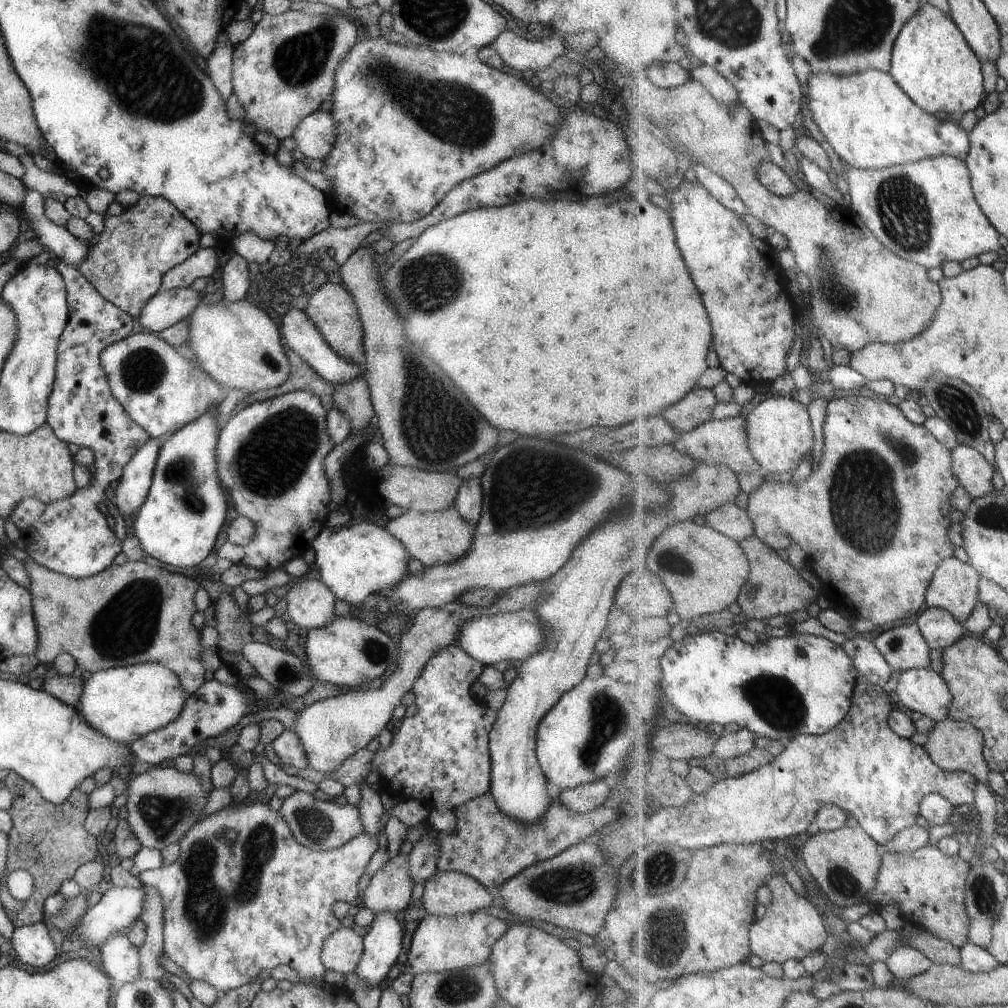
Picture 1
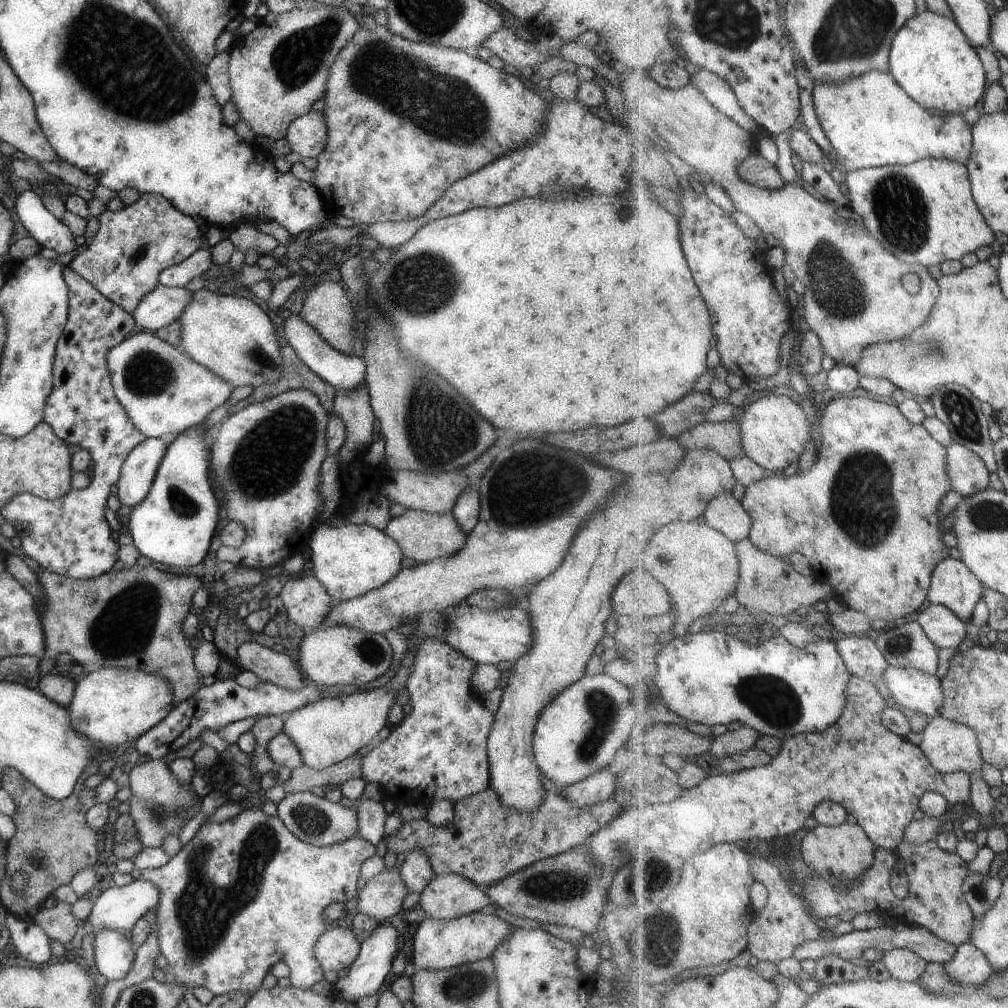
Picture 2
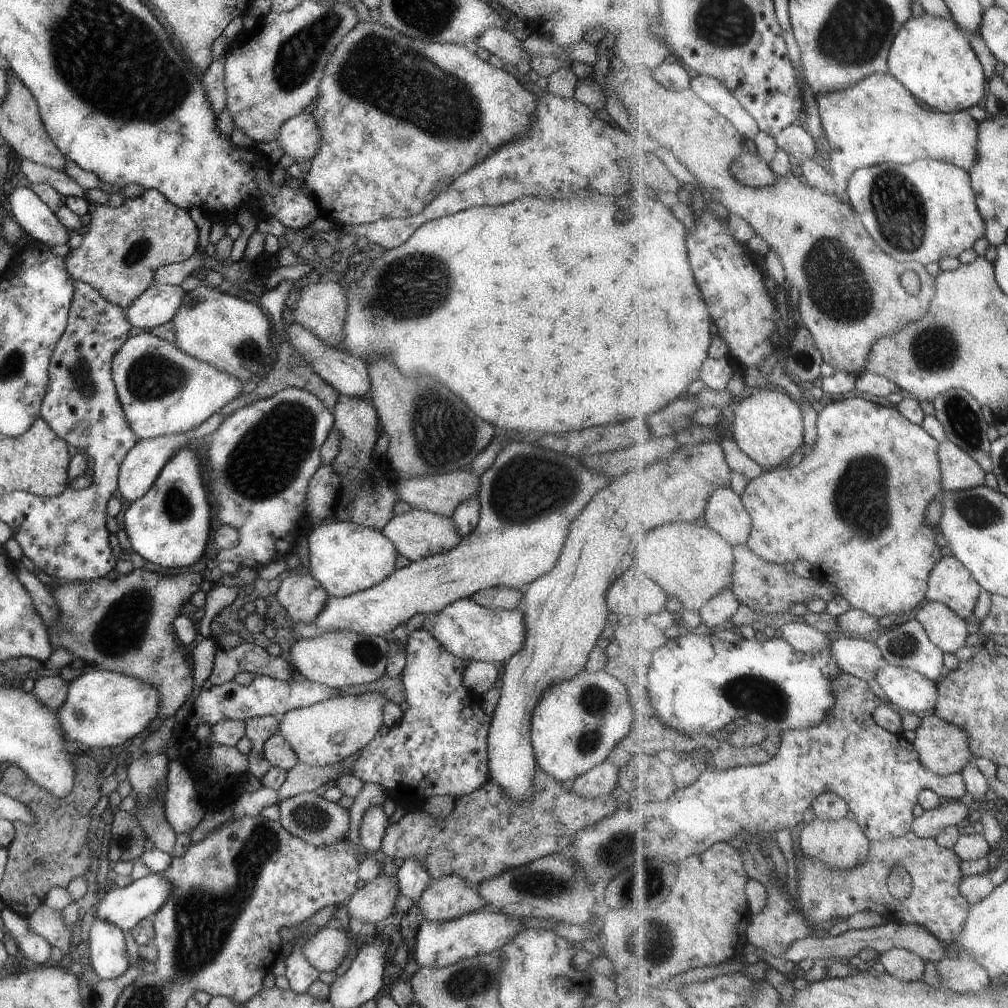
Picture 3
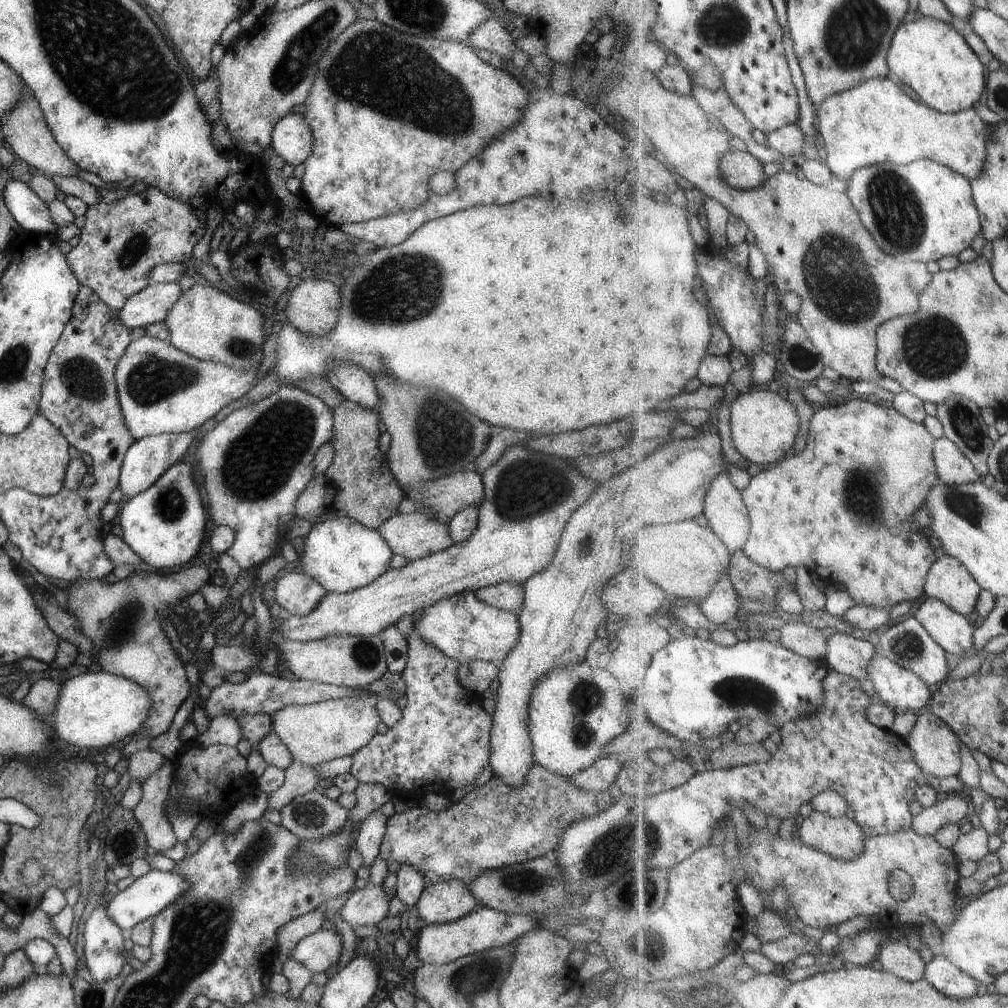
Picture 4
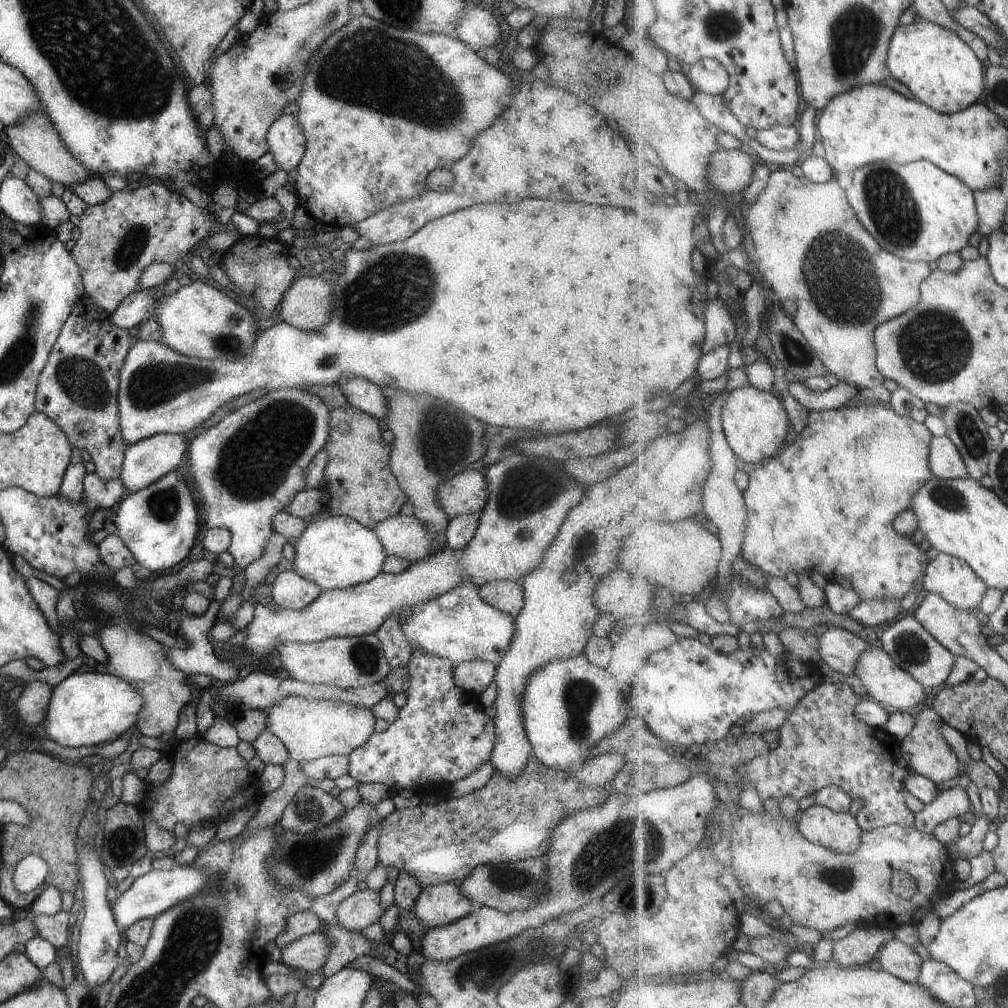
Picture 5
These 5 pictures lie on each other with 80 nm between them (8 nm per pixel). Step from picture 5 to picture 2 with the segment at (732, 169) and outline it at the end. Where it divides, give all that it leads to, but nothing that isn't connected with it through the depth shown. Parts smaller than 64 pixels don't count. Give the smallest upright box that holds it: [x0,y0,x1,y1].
[739,152,787,190]

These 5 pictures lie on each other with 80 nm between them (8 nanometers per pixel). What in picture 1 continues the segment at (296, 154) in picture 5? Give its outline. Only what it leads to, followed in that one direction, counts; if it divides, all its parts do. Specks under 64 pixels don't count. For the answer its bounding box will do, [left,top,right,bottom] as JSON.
[292,109,336,159]

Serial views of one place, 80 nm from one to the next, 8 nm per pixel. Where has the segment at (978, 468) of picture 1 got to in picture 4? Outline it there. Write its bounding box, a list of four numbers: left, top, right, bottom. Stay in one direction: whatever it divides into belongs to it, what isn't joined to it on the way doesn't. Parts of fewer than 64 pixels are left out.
[934,436,982,485]

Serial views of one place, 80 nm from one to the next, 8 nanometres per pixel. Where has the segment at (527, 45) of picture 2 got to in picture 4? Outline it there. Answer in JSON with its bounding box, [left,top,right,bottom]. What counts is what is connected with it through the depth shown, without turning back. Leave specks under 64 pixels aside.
[465,17,518,60]

